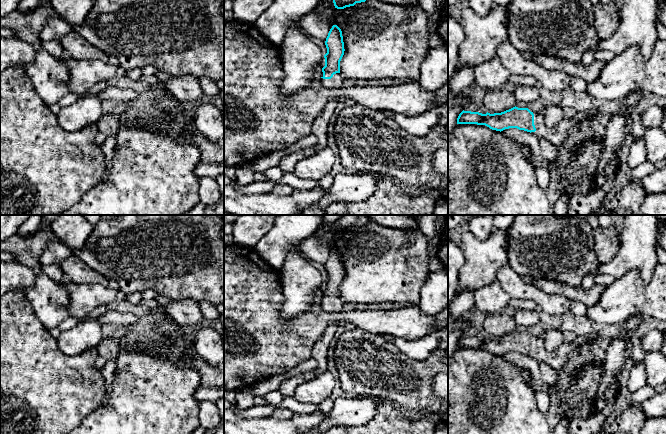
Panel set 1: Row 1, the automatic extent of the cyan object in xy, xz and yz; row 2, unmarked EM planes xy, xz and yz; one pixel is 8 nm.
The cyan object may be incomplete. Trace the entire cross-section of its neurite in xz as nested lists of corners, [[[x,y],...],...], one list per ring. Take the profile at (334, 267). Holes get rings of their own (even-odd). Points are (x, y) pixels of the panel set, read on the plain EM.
[[[337,249],[330,253],[325,269],[327,277],[324,279],[325,290],[321,296],[321,309],[328,313],[340,313],[344,307],[344,302],[340,298],[340,285],[345,273],[342,255]]]

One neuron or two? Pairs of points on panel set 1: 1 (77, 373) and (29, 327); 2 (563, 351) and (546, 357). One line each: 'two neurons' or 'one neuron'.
1: one neuron
2: one neuron

